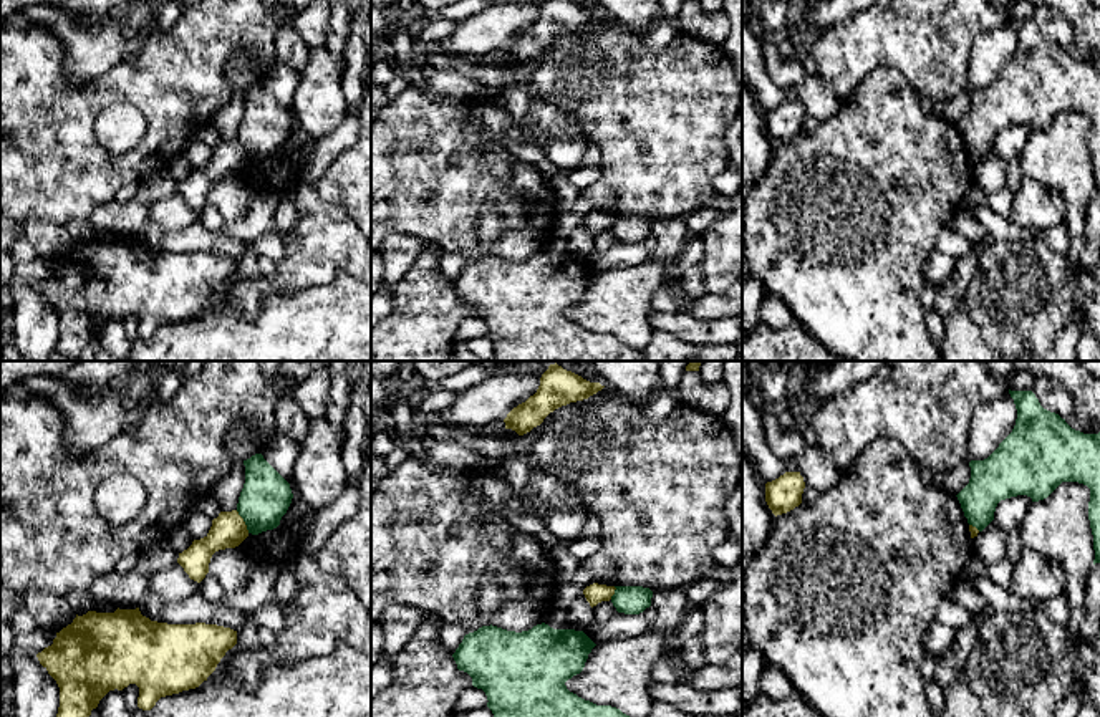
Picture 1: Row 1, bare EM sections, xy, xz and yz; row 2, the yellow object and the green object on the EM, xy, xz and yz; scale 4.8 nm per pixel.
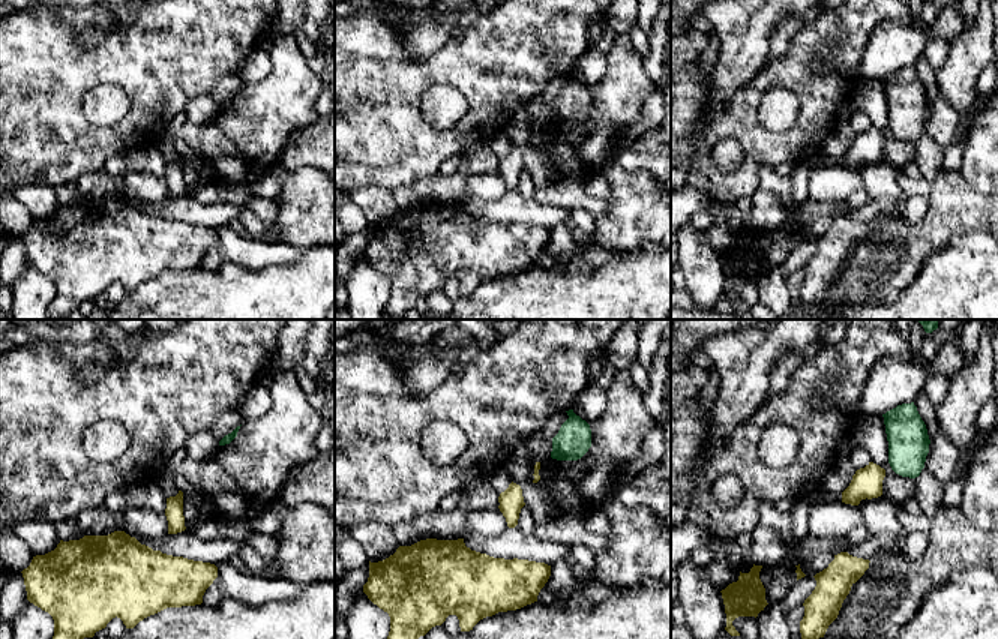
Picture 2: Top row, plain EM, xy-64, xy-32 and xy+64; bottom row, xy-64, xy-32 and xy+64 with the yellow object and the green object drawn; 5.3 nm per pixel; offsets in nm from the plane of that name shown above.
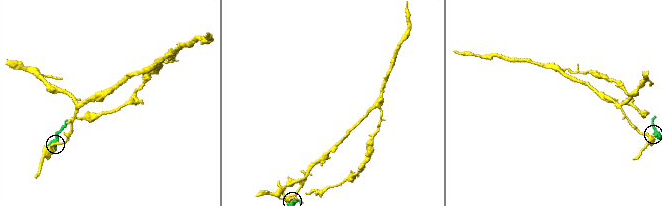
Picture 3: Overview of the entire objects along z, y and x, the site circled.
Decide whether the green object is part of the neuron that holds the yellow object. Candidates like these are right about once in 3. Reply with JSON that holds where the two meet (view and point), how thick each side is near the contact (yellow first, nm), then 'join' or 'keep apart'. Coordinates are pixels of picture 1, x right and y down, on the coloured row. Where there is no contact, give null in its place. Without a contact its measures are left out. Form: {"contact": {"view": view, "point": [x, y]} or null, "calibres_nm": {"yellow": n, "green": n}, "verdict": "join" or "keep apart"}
{"contact": {"view": "xy", "point": [244, 522]}, "calibres_nm": {"yellow": 170, "green": 240}, "verdict": "keep apart"}

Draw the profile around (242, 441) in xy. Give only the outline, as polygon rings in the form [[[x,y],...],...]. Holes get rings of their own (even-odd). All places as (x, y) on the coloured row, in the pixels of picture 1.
[[[247,422],[237,424],[227,434],[225,444],[230,455],[239,462],[247,460],[255,454],[262,454],[265,445],[262,439],[257,435],[255,429],[248,426]]]

